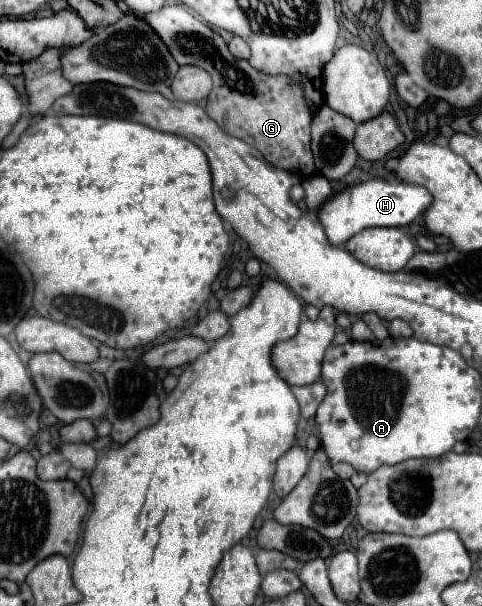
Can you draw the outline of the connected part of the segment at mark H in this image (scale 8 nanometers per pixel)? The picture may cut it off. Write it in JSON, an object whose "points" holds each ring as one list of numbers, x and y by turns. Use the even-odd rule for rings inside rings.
{"points":[[368,180,356,186,348,186,330,198,320,210,318,218,328,236,330,244,342,246,348,242,356,232,372,226,406,226,414,218,422,216,424,210,432,204,432,196,426,188,406,184,400,180,386,182,386,180]]}

